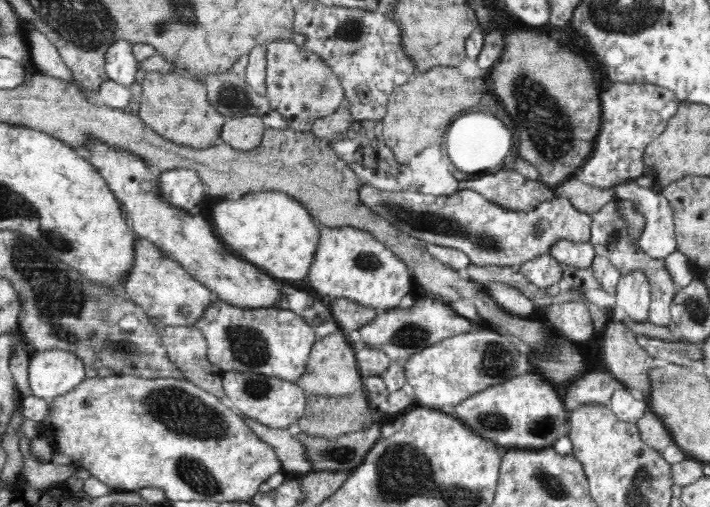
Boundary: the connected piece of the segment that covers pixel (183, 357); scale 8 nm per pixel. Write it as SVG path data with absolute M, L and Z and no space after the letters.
M162 326L159 332L169 359L190 382L226 400L222 372L208 361L208 343L204 333L194 326Z

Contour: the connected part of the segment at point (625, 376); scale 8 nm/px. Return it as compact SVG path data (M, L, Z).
M610 318L601 335L601 353L608 372L638 399L647 397L647 370L653 365L649 352L641 347L622 322Z

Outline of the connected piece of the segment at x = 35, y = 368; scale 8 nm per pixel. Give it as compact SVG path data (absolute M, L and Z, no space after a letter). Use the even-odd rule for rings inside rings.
M33 350L28 364L32 395L50 400L69 393L86 379L84 368L82 359L70 351Z

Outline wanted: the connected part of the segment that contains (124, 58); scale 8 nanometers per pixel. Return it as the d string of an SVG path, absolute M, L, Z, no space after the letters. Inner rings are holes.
M124 39L113 42L104 56L108 78L127 88L139 78L133 44Z

